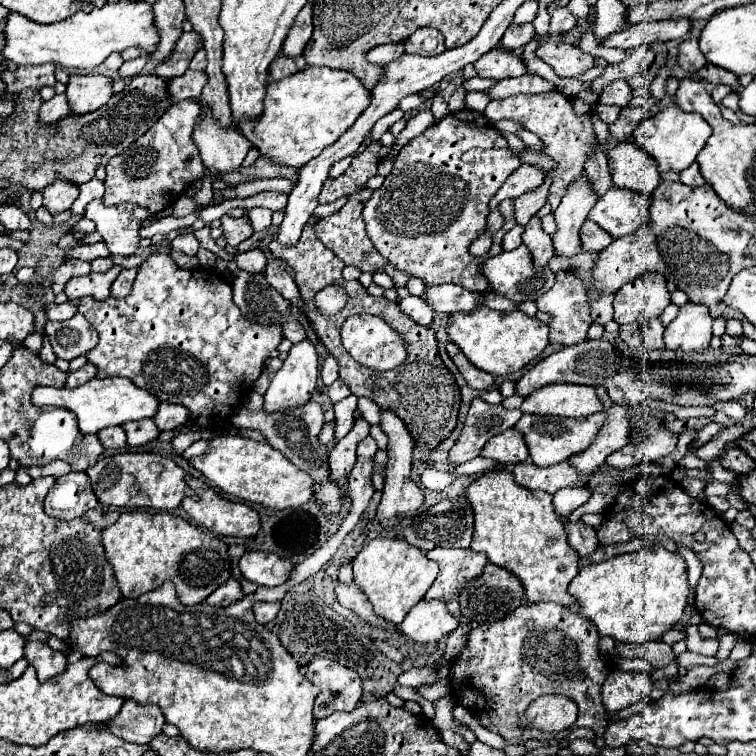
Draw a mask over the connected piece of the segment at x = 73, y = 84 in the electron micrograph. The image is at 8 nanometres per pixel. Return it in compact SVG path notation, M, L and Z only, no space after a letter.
M72 74L66 86L72 114L94 112L112 96L112 78L102 74Z

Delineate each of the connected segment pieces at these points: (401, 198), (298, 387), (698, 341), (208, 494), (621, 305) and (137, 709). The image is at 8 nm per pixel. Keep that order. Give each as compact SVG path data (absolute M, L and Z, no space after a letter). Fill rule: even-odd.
M468 108L448 114L400 150L392 172L366 202L362 218L366 222L368 238L392 266L408 272L408 276L422 278L428 286L452 282L468 290L486 292L488 282L484 276L478 276L478 268L486 258L472 256L470 244L484 234L486 216L490 212L488 202L518 166L518 156L508 148L504 136L492 124L488 124L484 114Z
M304 338L294 344L284 360L284 366L274 374L264 398L264 408L274 412L286 406L306 404L316 388L318 352L314 344Z
M688 302L680 308L676 320L672 320L664 332L664 344L672 352L700 354L710 346L712 318L702 304Z
M192 478L187 481L187 484L197 492L199 500L192 500L192 498L184 498L182 500L182 508L190 514L190 518L200 524L202 528L220 534L220 536L236 536L236 538L252 538L260 532L262 524L260 524L260 516L256 510L252 510L250 506L246 506L244 502L232 502L226 500L222 496L218 496L216 490L208 487L199 479Z
M644 274L624 284L614 296L614 320L630 324L636 320L656 318L670 304L670 292L662 274Z
M128 700L124 702L118 716L112 718L108 724L112 732L116 732L116 736L128 742L148 744L154 736L162 734L162 726L166 724L166 718L160 712L160 708L152 704L142 706L142 704Z

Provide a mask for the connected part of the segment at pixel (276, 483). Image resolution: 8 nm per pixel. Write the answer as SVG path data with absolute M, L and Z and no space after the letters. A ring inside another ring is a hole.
M215 436L203 454L190 458L190 464L200 470L208 480L212 480L222 492L246 502L262 504L272 510L298 508L314 496L314 480L310 474L302 472L270 444L260 444L244 436Z

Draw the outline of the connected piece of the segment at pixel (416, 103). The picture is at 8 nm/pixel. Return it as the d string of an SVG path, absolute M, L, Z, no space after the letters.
M415 93L403 98L400 101L400 104L398 104L398 109L407 112L413 109L418 109L422 103L424 103L424 100L421 99L420 94Z

